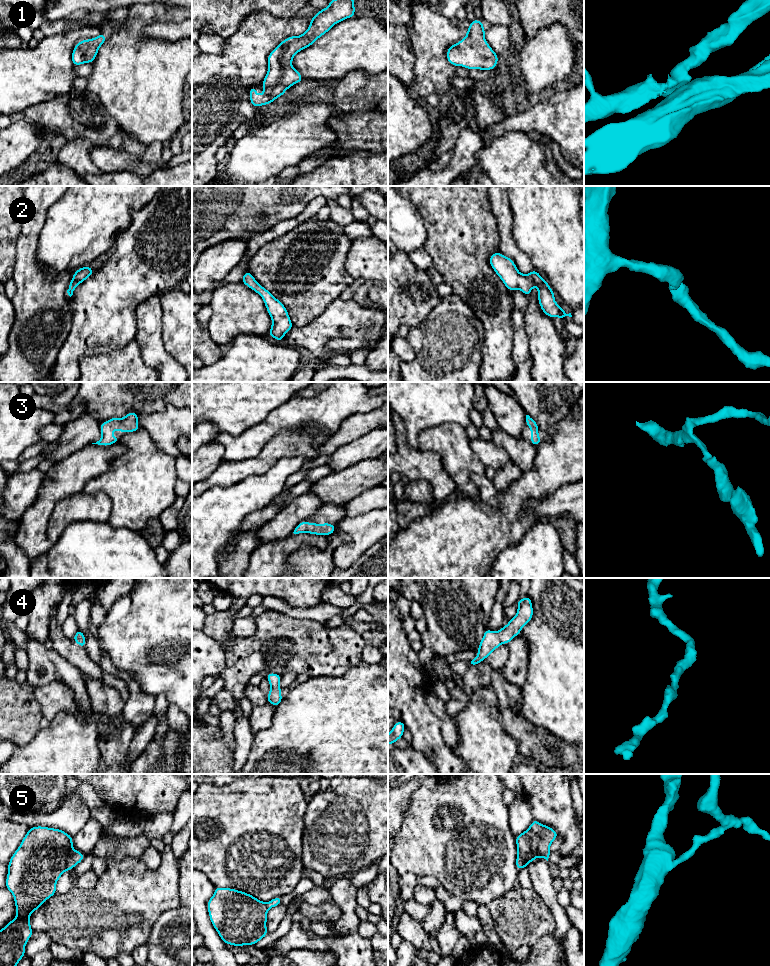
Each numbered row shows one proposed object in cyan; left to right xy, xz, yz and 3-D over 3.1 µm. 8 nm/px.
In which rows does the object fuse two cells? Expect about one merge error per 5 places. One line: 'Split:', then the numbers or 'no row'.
Split: 5

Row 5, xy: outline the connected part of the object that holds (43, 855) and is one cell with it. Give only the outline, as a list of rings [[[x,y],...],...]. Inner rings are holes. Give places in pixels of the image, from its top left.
[[[30,827],[8,863],[6,889],[14,897],[16,917],[0,930],[0,966],[17,966],[25,956],[25,946],[33,934],[30,915],[56,894],[56,883],[68,871],[73,851],[72,836],[60,829]]]

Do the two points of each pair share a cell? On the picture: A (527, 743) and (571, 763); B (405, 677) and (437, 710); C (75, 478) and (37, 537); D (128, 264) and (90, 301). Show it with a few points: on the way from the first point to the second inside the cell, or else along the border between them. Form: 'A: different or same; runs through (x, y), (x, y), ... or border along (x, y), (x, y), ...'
A: same; runs through (538, 745), (549, 753), (560, 754)
B: different; border along (430, 689), (425, 701), (438, 717)
C: same; runs through (59, 490), (40, 510), (37, 515), (37, 521)
D: same; runs through (119, 273), (99, 293)

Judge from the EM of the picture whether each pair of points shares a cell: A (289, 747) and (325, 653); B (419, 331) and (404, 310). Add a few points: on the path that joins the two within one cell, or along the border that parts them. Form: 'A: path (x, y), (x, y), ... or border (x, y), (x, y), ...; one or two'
A: border (340, 676), (312, 676), (310, 678); two
B: border (432, 310), (416, 326), (409, 328); two

